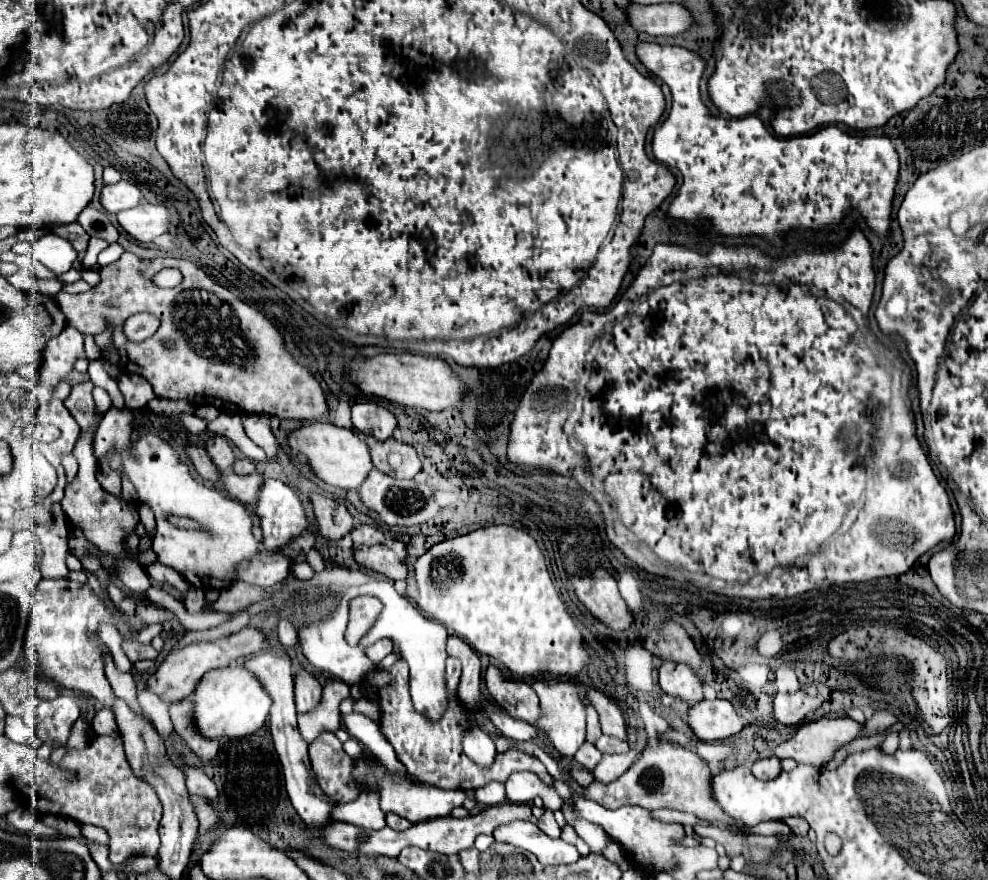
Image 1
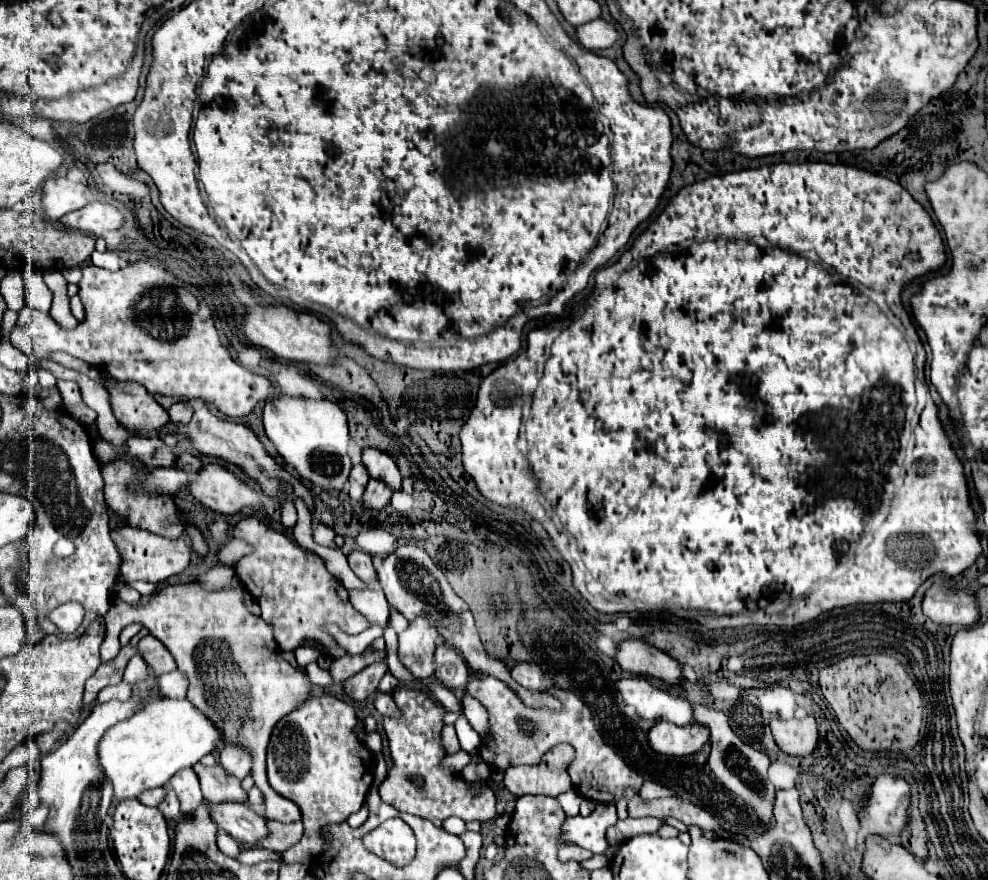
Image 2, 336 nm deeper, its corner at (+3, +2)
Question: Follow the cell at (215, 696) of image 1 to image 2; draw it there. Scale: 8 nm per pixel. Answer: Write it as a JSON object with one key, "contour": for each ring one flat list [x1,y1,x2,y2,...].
{"contour":[[151,698,131,718,117,722,103,734,99,740,99,766,113,786,113,798,131,800,143,790,165,786,175,772,197,764,217,746,223,746,221,732,187,698]]}

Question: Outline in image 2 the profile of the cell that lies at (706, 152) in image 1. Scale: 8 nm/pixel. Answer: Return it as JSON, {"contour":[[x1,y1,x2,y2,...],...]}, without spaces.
{"contour":[[601,18,591,20,591,22,583,24,583,26,577,26,575,32,577,32,577,40,579,40,585,48,589,48,589,50,609,48,609,46,619,38,619,34,617,34,617,30,613,28,613,24,601,20]]}

